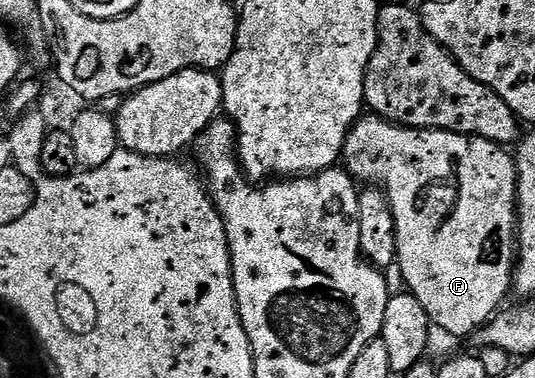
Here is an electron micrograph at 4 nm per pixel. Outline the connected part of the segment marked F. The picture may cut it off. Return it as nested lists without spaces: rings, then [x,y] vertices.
[[[375,115],[361,116],[360,120],[348,130],[348,138],[344,144],[343,164],[357,182],[367,183],[372,187],[382,187],[388,195],[388,202],[394,211],[396,224],[396,255],[407,292],[413,293],[422,303],[429,322],[456,337],[475,334],[477,330],[488,324],[505,304],[504,296],[514,285],[514,270],[518,256],[518,210],[516,207],[516,162],[513,154],[503,145],[496,145],[481,137],[469,137],[467,133],[451,133],[441,129],[407,129],[404,125],[395,125]]]

